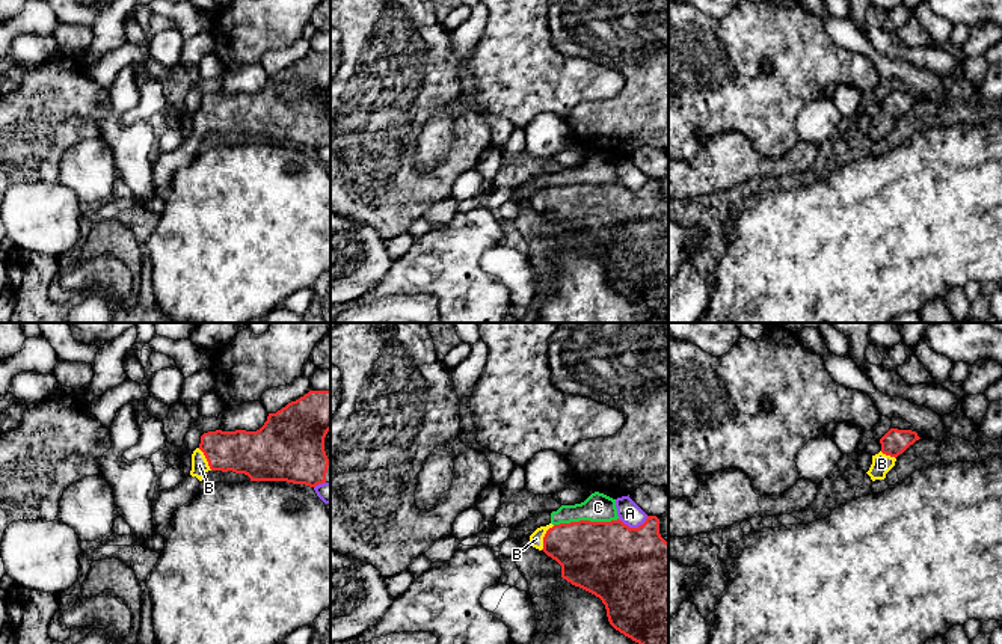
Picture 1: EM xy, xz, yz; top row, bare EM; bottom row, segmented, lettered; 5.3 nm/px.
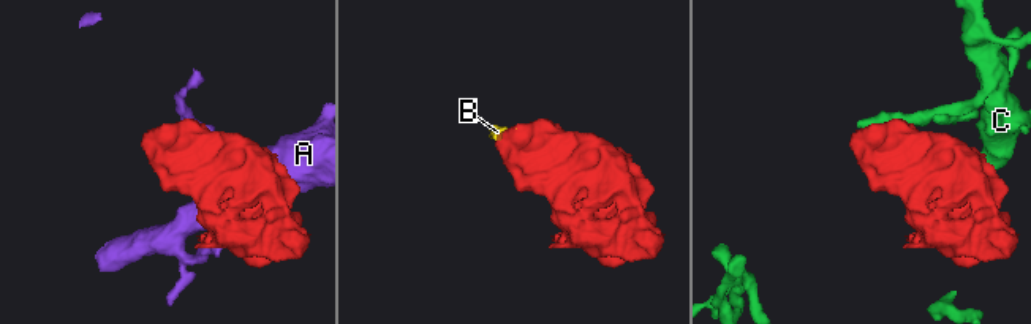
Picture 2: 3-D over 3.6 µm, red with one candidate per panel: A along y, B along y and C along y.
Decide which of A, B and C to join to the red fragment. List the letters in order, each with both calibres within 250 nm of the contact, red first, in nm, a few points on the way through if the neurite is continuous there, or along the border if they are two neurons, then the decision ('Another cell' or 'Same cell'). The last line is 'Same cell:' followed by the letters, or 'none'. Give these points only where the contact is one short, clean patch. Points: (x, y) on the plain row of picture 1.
A: Thickness 480 nm (red) against 120 nm. Another cell
B: Thickness 320 nm (red) against 70 nm. Path across: xz (587, 214), (578, 208), (544, 199), (536, 201). Same cell
C: Thickness 400 nm (red) against 160 nm. Boundary: xz (617, 180), (610, 183), (571, 183), (554, 187). Another cell
Same cell: B

